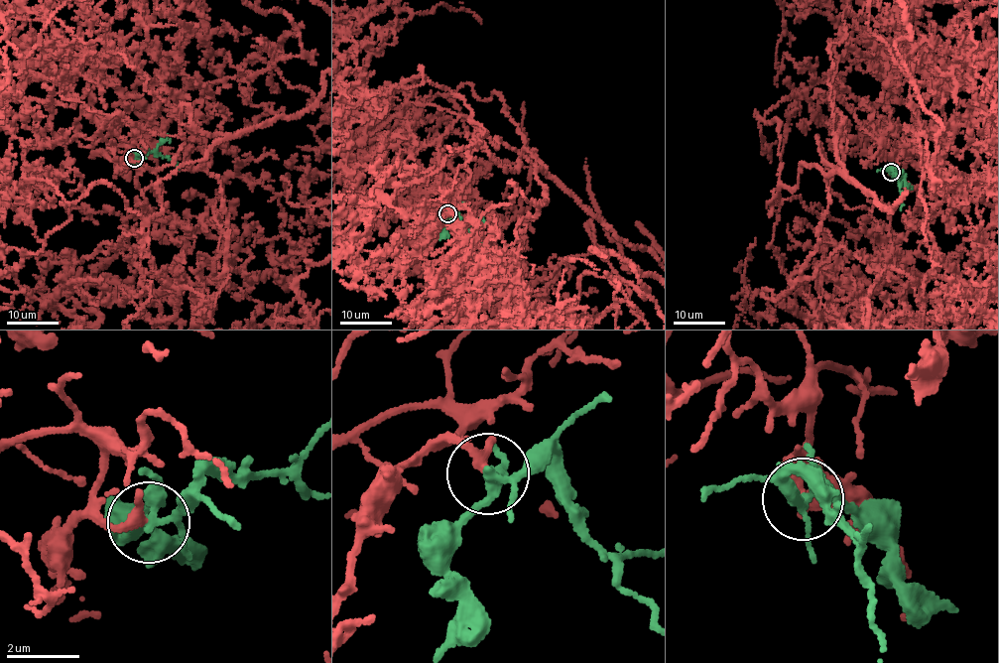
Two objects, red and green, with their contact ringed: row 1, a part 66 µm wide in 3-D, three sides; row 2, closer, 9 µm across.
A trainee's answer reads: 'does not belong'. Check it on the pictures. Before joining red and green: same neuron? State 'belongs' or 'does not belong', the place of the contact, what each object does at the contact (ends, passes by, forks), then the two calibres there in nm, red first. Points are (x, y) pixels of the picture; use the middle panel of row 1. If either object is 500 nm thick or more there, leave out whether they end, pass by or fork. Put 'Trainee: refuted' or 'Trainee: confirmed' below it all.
belongs | (447, 213) | red passes by | green forks | 240/260 nm
Trainee: refuted

